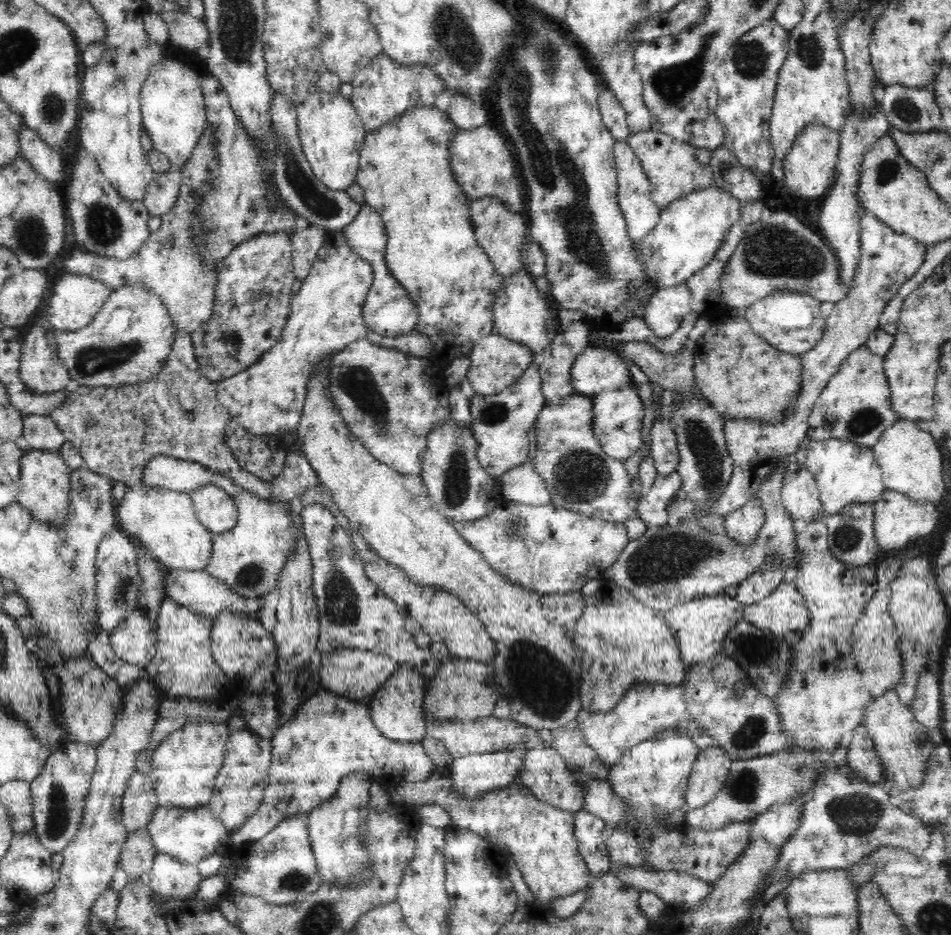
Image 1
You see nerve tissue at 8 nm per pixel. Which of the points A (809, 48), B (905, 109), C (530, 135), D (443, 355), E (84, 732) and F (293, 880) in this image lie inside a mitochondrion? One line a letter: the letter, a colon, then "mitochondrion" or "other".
A: mitochondrion
B: mitochondrion
C: other
D: other
E: other
F: mitochondrion

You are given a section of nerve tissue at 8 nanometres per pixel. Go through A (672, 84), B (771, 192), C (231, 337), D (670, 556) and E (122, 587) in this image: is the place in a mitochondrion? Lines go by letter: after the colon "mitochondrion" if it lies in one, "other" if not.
A: mitochondrion
B: other
C: mitochondrion
D: mitochondrion
E: mitochondrion

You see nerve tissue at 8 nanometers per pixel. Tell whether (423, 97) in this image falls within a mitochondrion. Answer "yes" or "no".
no

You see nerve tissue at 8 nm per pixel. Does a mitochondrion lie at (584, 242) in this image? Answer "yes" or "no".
yes

